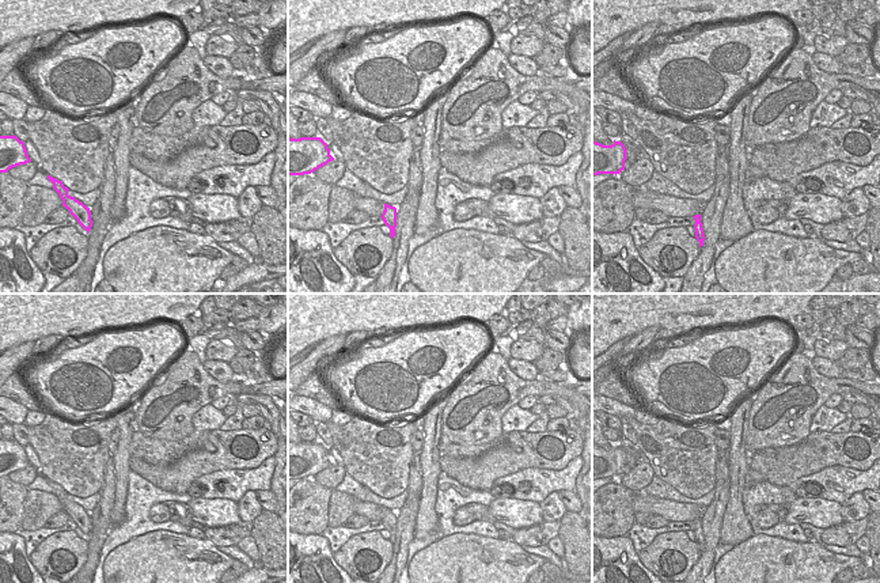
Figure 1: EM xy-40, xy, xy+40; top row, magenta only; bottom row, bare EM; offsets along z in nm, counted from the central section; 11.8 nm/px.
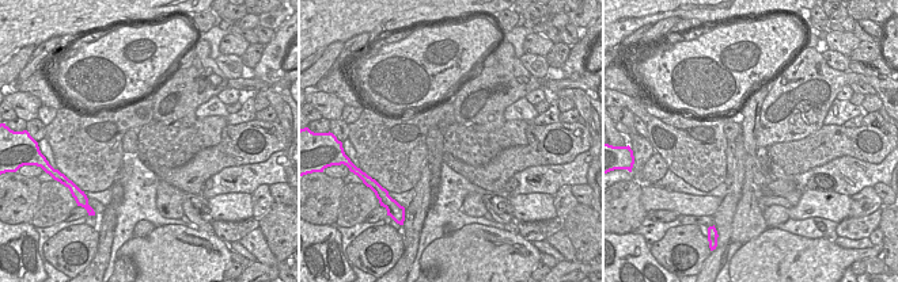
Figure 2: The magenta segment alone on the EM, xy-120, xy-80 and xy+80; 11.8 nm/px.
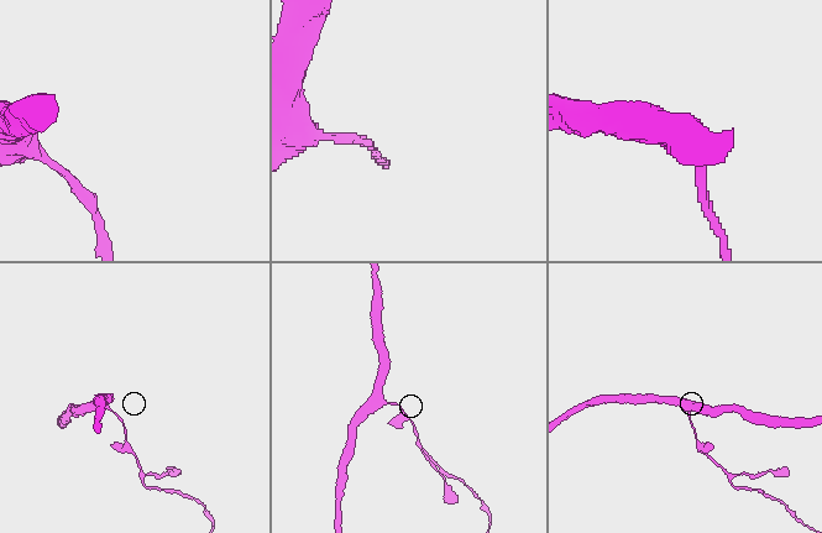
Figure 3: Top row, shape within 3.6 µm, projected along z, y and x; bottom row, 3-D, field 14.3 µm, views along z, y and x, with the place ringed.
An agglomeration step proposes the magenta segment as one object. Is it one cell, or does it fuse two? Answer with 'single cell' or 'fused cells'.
single cell

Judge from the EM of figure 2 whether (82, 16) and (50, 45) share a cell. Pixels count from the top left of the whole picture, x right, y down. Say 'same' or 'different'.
different

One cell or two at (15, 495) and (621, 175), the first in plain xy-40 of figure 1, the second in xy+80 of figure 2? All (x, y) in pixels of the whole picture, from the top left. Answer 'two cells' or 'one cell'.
two cells

